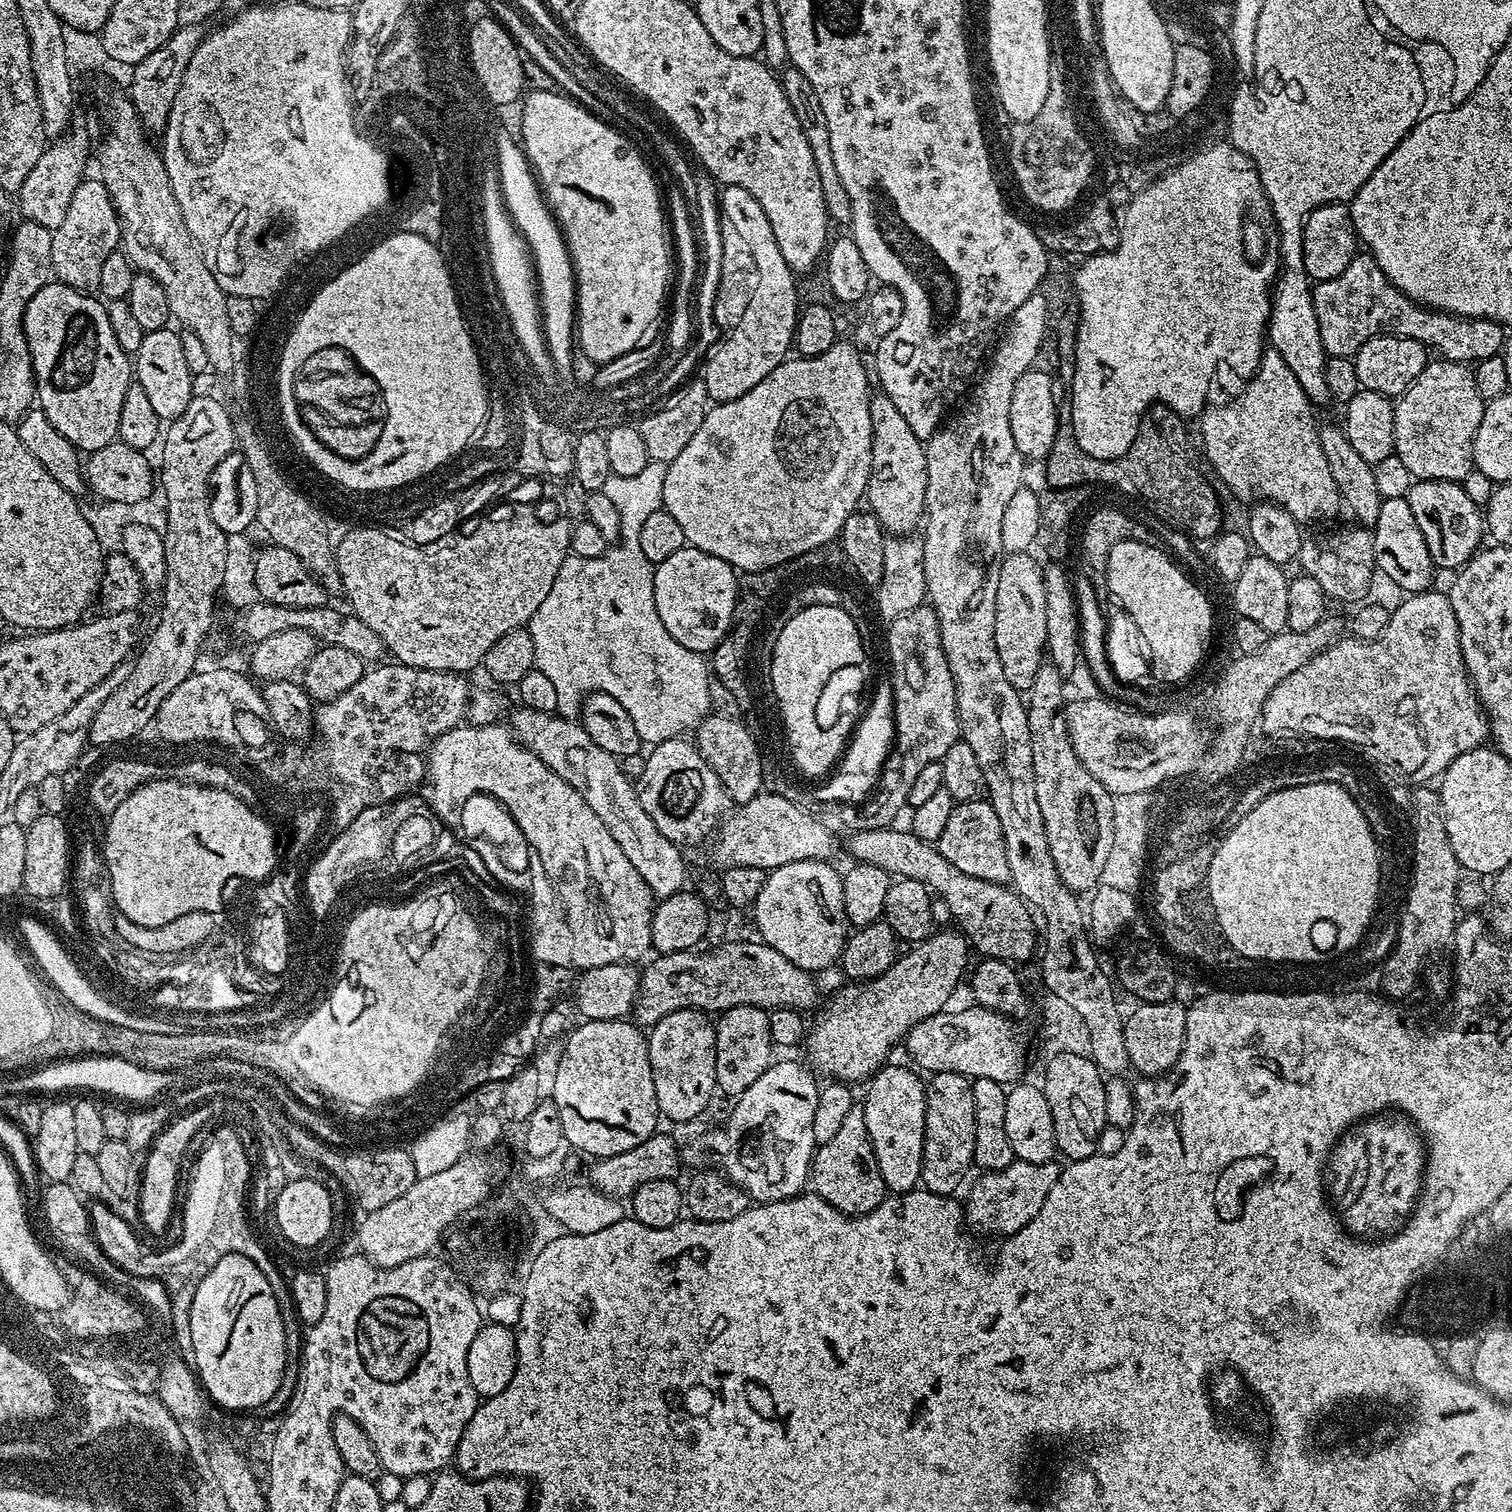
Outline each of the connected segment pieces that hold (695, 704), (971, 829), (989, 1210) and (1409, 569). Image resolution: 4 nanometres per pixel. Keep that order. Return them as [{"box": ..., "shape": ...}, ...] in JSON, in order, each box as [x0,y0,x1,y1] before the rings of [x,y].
[{"box":[526,460,713,746],"shape":[[[649,460],[642,471],[630,478],[613,475],[606,478],[603,492],[614,502],[621,516],[620,541],[613,543],[601,557],[584,558],[569,554],[562,562],[562,570],[558,570],[558,578],[554,578],[554,586],[550,586],[550,594],[546,594],[542,606],[538,606],[526,625],[534,638],[535,669],[546,674],[558,692],[556,712],[559,715],[579,717],[588,693],[605,692],[626,706],[626,714],[634,718],[641,741],[648,746],[677,739],[687,733],[684,732],[687,728],[688,731],[695,729],[713,711],[709,661],[699,652],[686,650],[682,642],[674,642],[666,626],[662,626],[662,618],[658,618],[658,610],[654,606],[656,569],[638,546],[638,530],[642,530],[642,522],[646,522],[650,514],[661,511],[664,502],[662,486],[666,486],[667,469],[666,464]]]},{"box":[938,799,1010,884],"shape":[[[987,799],[953,803],[938,847],[942,858],[954,862],[954,866],[958,866],[962,874],[970,874],[974,878],[982,878],[994,884],[1009,883],[1010,862],[1006,862],[1006,842],[1002,838],[1002,825],[998,822],[998,814],[994,814],[994,806]]]},{"box":[963,1159,1061,1238],"shape":[[[1015,1159],[1010,1166],[1006,1166],[1006,1170],[980,1174],[976,1185],[968,1192],[968,1204],[966,1200],[963,1205],[964,1218],[970,1225],[971,1231],[989,1232],[992,1236],[1001,1232],[1001,1237],[1007,1238],[1013,1232],[1022,1230],[1022,1226],[1026,1226],[1026,1222],[1030,1222],[1034,1214],[1042,1210],[1042,1202],[1046,1202],[1046,1194],[1050,1194],[1054,1182],[1058,1182],[1061,1165],[1056,1163],[1055,1159],[1041,1164]]]},{"box":[1371,499,1434,594],"shape":[[[1381,499],[1378,522],[1371,529],[1371,534],[1375,567],[1380,576],[1382,574],[1390,583],[1397,584],[1404,594],[1426,592],[1433,587],[1434,565],[1430,550],[1426,550],[1426,538],[1422,538],[1422,530],[1418,530],[1418,522],[1414,522],[1414,510],[1410,510],[1407,499]]]}]

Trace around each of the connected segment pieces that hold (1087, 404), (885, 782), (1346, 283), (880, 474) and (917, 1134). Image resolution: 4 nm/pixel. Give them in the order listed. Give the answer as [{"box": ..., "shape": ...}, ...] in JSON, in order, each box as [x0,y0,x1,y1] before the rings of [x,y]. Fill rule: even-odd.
[{"box":[1070,143,1278,460],"shape":[[[1231,143],[1212,144],[1209,148],[1200,148],[1196,152],[1196,160],[1186,157],[1184,168],[1180,168],[1173,175],[1167,175],[1161,179],[1160,185],[1153,190],[1144,193],[1141,201],[1136,201],[1132,209],[1125,212],[1123,225],[1119,230],[1119,244],[1109,250],[1104,256],[1091,260],[1086,266],[1082,266],[1080,272],[1080,296],[1083,300],[1082,326],[1076,335],[1080,341],[1079,357],[1074,361],[1076,368],[1070,375],[1071,400],[1072,400],[1072,426],[1076,436],[1077,445],[1088,456],[1095,460],[1118,459],[1130,450],[1134,438],[1138,434],[1142,421],[1145,419],[1144,411],[1151,404],[1165,404],[1172,412],[1180,416],[1199,417],[1205,411],[1210,399],[1208,383],[1202,374],[1202,367],[1198,366],[1198,357],[1203,357],[1209,350],[1221,352],[1223,356],[1231,358],[1232,352],[1243,354],[1246,357],[1244,372],[1253,376],[1260,367],[1260,357],[1266,351],[1266,333],[1268,330],[1268,315],[1272,313],[1272,298],[1270,289],[1273,287],[1278,271],[1275,263],[1265,263],[1261,266],[1246,258],[1242,246],[1242,230],[1246,223],[1244,215],[1248,212],[1248,203],[1255,196],[1261,195],[1260,179],[1256,177],[1256,170],[1251,166],[1239,164],[1238,153]]]},{"box":[848,606,961,830],"shape":[[[921,606],[902,614],[897,620],[891,621],[888,628],[888,660],[892,663],[890,681],[893,688],[893,702],[895,704],[896,736],[892,744],[892,751],[884,764],[882,773],[882,786],[877,787],[873,798],[864,800],[848,816],[849,829],[852,830],[878,830],[890,828],[897,823],[900,811],[908,808],[908,795],[912,789],[914,778],[930,762],[940,761],[954,746],[954,742],[961,739],[960,719],[956,709],[956,687],[954,678],[950,674],[950,666],[946,662],[946,654],[942,650],[942,638],[940,637],[940,623],[936,617],[936,611],[931,606]]]},{"box":[1313,254,1506,365],"shape":[[[1358,254],[1338,274],[1338,278],[1319,281],[1313,287],[1314,314],[1318,318],[1318,334],[1322,334],[1322,346],[1328,356],[1355,357],[1356,351],[1370,338],[1379,336],[1397,336],[1410,338],[1418,343],[1430,346],[1437,357],[1452,360],[1454,363],[1471,365],[1478,360],[1485,360],[1491,356],[1501,355],[1506,339],[1506,329],[1503,324],[1496,324],[1493,320],[1479,320],[1469,316],[1451,316],[1449,312],[1437,312],[1435,308],[1426,308],[1416,304],[1406,293],[1398,290],[1386,274],[1378,266],[1378,262],[1370,254]]]},{"box":[866,394,926,536],"shape":[[[883,394],[870,399],[870,426],[872,427],[872,469],[868,479],[866,504],[876,516],[885,533],[906,536],[921,527],[926,516],[926,447],[914,430],[902,418],[901,412]]]},{"box":[862,1062,926,1194],"shape":[[[895,1062],[881,1068],[867,1081],[868,1093],[862,1101],[866,1130],[874,1146],[878,1170],[885,1189],[892,1194],[913,1191],[921,1183],[926,1084],[923,1079],[920,1081],[919,1071],[908,1068],[899,1068]]]}]

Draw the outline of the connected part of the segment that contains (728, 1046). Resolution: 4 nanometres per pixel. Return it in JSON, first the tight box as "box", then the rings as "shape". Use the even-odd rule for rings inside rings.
{"box":[716,1006,774,1098],"shape":[[[734,1006],[719,1013],[716,1029],[716,1086],[729,1098],[735,1098],[755,1080],[762,1078],[769,1064],[773,1063],[774,1045],[770,1038],[768,1012],[754,1006]]]}

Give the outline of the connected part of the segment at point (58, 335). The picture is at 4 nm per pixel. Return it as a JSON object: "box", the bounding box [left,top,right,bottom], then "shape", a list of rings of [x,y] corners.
{"box":[24,282,134,454],"shape":[[[50,282],[30,298],[24,311],[38,407],[58,426],[58,433],[84,454],[102,450],[117,439],[122,398],[134,383],[133,361],[110,330],[107,307],[93,296],[79,288]]]}

